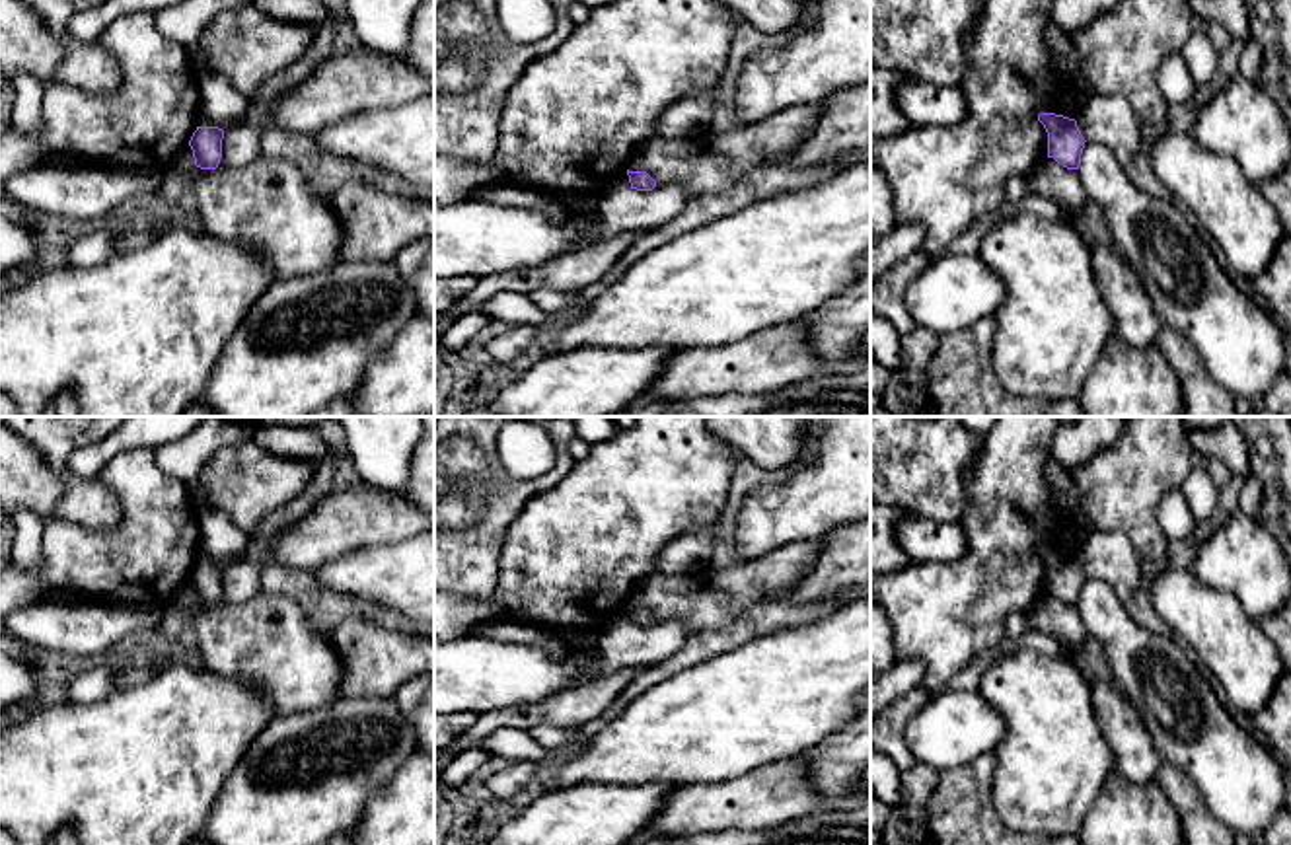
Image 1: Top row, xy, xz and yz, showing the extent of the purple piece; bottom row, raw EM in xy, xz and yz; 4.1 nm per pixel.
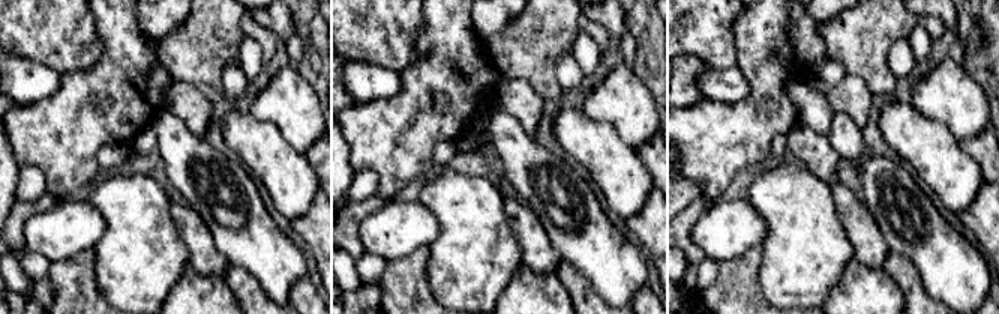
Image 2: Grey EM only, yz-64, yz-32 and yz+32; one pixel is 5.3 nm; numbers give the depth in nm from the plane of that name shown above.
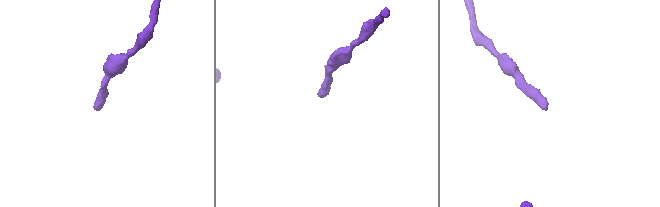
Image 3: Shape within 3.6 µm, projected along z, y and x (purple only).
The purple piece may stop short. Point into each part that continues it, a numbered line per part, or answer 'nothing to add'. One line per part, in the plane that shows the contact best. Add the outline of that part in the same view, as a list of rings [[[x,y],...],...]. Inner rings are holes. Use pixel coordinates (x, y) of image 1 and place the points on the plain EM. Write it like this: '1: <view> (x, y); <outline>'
nothing to add

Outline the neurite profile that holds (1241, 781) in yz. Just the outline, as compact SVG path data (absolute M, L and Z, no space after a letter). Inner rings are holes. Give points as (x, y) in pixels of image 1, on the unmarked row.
M1085 578L1079 615L1114 672L1114 685L1133 705L1159 755L1176 765L1199 790L1209 812L1238 835L1264 841L1266 827L1285 810L1279 757L1244 732L1217 699L1207 680L1174 637L1141 627L1116 592L1098 578Z

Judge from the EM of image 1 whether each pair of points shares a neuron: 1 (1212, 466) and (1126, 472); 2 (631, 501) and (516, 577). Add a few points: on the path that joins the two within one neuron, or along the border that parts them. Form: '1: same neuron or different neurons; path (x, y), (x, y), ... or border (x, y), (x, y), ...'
1: different neurons; border (1192, 454), (1194, 464)
2: same neuron; path (602, 526), (553, 575), (546, 577)

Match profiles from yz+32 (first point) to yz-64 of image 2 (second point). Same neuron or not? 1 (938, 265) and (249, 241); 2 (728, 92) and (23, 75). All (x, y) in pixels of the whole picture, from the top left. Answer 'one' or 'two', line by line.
1: one
2: one

